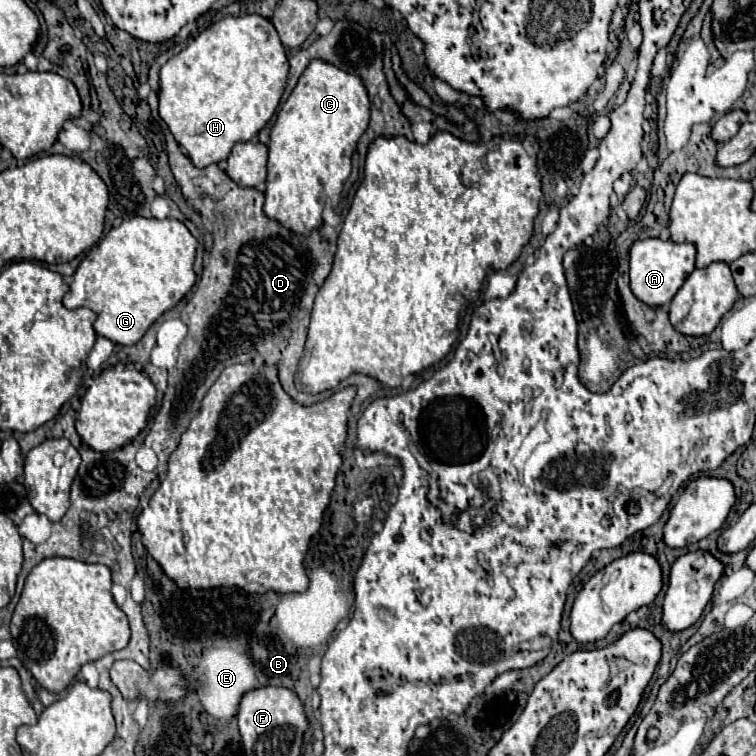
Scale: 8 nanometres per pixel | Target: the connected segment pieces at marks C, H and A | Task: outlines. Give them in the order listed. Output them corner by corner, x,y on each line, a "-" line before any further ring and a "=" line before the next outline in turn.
314,59
300,75
286,103
280,107
276,123
270,133
266,203
264,203
266,215
290,227
294,233
308,235
312,229
318,229
322,225
322,209
326,205
336,207
340,201
342,185
352,169
352,153
356,149
360,135
368,127
368,119
370,119
370,99
362,79
332,63
=
260,15
224,17
204,29
186,49
174,55
160,69
160,117
170,127
174,139
186,149
196,167
208,167
228,159
232,147
240,141
250,141
276,113
288,79
288,57
280,43
276,27
=
658,237
640,239
630,249
630,287
634,295
646,305
666,305
684,285
686,277
696,269
694,261
696,247
692,243
674,243
670,239
662,241

